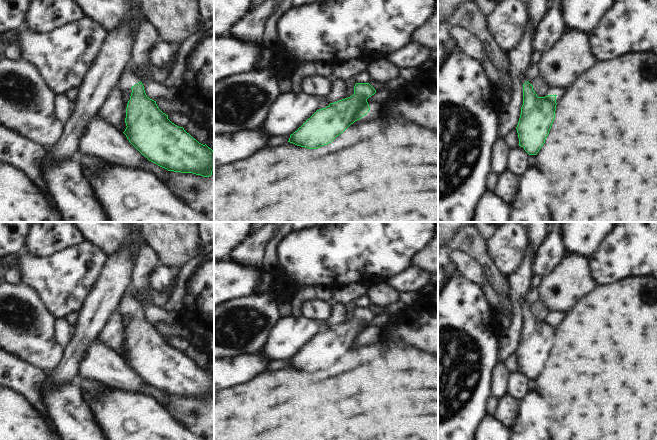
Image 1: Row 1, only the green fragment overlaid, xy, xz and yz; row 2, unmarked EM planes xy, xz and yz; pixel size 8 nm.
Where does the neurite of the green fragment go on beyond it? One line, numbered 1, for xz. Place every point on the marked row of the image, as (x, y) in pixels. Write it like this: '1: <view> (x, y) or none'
1: none

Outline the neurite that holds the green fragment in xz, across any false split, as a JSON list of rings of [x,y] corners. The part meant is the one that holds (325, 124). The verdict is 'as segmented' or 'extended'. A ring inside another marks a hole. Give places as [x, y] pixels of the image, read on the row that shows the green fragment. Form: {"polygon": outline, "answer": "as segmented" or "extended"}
{"polygon": [[[356,83],[352,96],[317,110],[290,135],[288,142],[308,149],[317,149],[331,143],[369,112],[367,99],[375,93],[376,90],[369,83]]], "answer": "as segmented"}

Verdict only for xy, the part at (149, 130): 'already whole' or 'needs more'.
needs more

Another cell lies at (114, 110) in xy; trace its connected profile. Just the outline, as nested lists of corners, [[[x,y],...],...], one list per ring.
[[[120,84],[100,111],[100,115],[104,119],[114,124],[122,132],[127,127],[125,123],[127,103],[124,102],[122,97],[123,90],[124,86]]]

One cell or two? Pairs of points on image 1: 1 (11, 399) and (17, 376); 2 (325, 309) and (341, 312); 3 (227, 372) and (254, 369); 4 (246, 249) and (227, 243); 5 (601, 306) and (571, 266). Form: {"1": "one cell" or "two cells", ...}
{"1": "two cells", "2": "two cells", "3": "one cell", "4": "two cells", "5": "two cells"}

